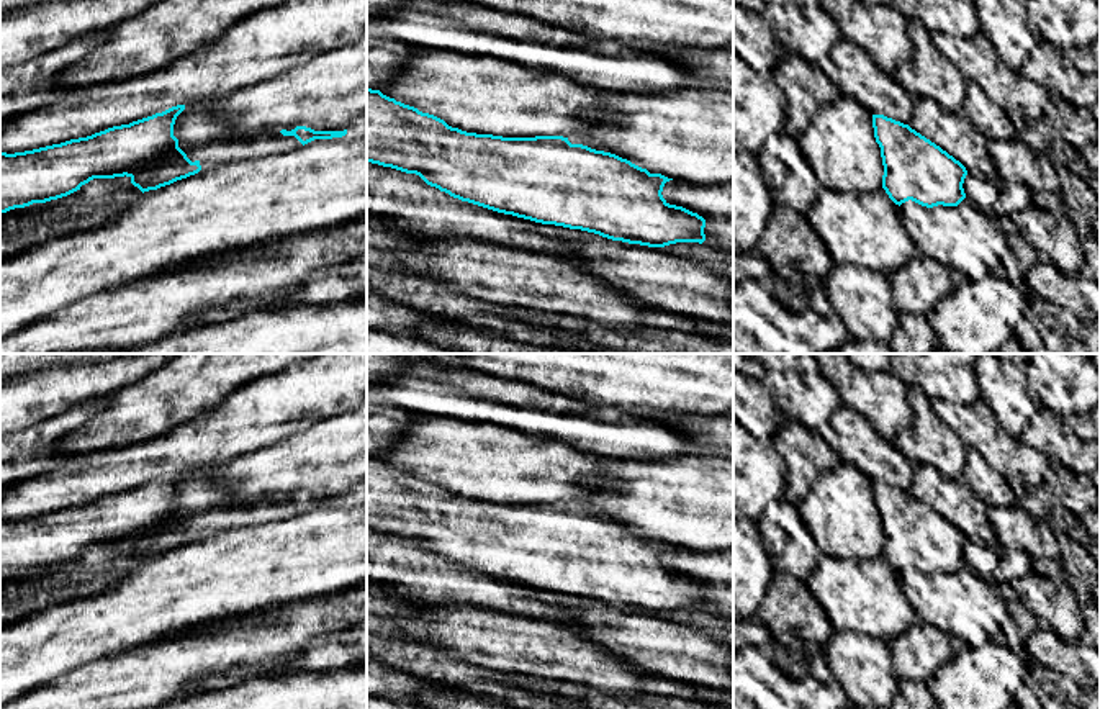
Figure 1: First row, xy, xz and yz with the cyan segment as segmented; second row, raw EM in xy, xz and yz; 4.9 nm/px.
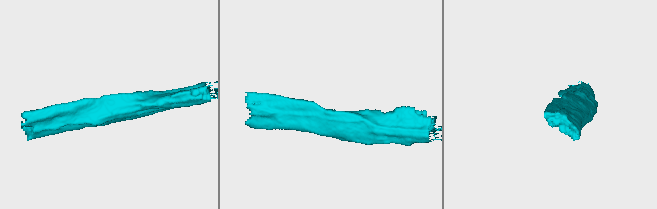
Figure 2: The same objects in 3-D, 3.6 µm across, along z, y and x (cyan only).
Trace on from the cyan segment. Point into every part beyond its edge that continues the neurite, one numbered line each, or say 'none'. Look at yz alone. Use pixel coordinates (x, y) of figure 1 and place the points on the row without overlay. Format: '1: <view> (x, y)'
none

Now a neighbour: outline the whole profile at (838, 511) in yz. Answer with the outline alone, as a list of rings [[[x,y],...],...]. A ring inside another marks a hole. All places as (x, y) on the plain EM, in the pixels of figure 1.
[[[838,460],[815,480],[797,508],[820,553],[840,560],[882,555],[884,532],[872,480],[856,465]]]

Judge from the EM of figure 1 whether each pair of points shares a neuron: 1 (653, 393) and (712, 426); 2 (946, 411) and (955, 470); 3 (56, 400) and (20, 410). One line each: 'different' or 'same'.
1: different
2: different
3: same

